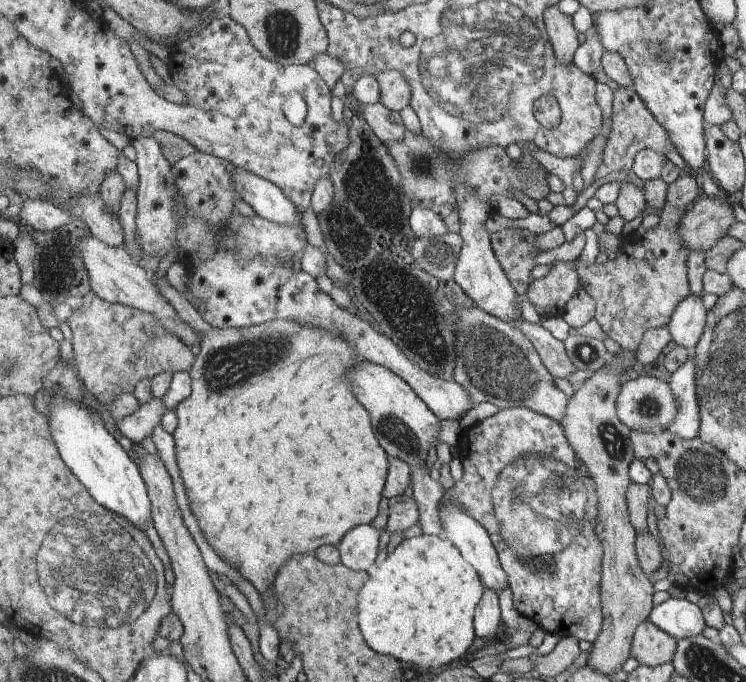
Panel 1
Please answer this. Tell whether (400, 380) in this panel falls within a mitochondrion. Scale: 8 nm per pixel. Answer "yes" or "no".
no

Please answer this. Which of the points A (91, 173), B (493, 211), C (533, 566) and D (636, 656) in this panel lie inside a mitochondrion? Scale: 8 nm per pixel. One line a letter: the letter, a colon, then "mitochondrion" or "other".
A: mitochondrion
B: other
C: mitochondrion
D: other

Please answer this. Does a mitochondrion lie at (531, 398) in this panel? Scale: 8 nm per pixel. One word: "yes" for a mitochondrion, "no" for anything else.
yes

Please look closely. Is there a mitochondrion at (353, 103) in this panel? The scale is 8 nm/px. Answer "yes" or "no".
no

